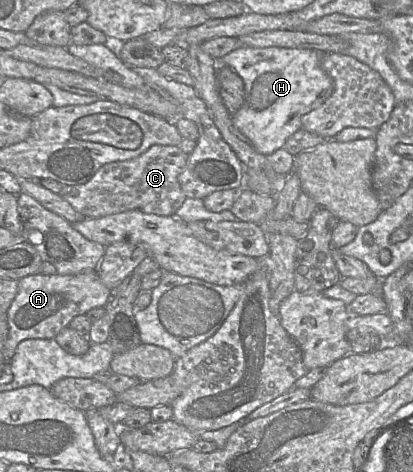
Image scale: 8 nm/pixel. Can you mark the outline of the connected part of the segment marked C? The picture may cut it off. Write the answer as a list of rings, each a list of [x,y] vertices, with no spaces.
[[[153,145],[140,156],[103,165],[83,184],[64,185],[60,195],[86,218],[99,218],[129,210],[160,216],[175,216],[187,198],[178,177],[189,155],[178,146]]]

